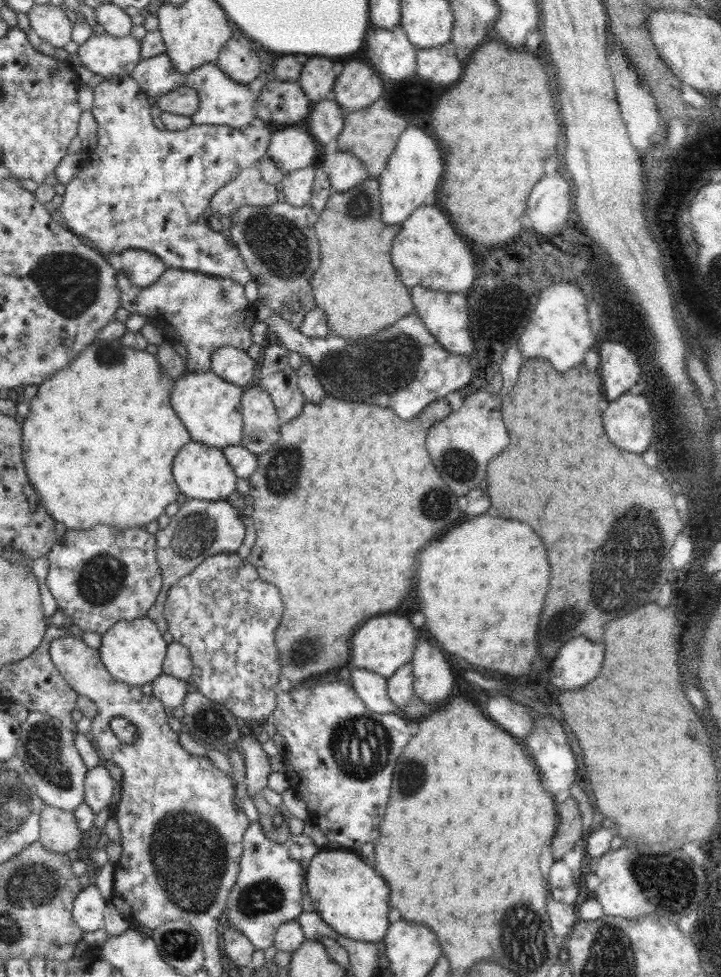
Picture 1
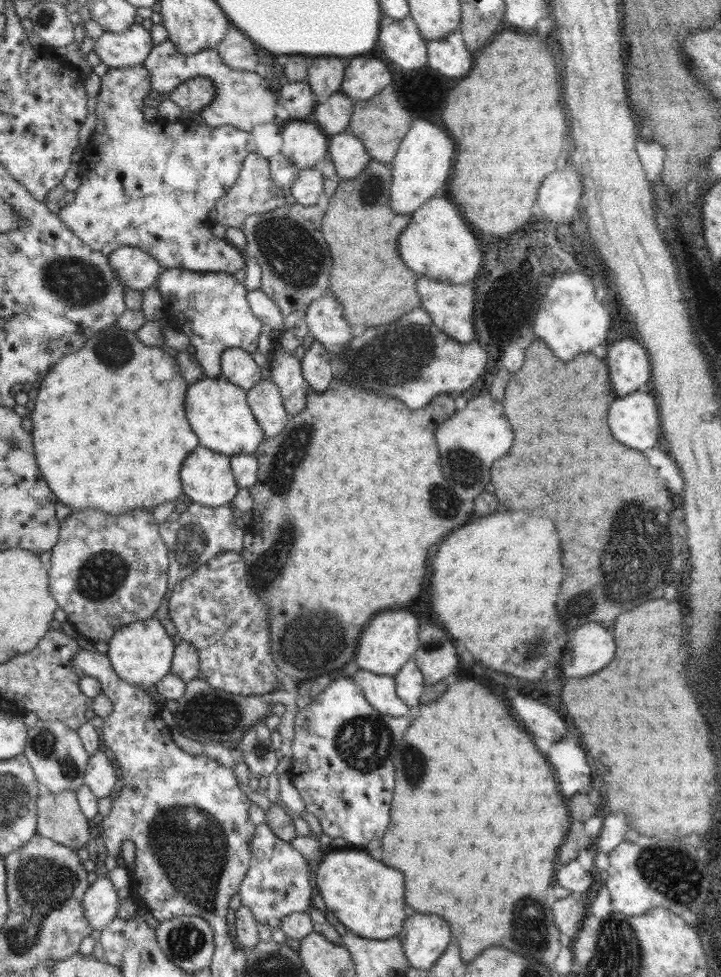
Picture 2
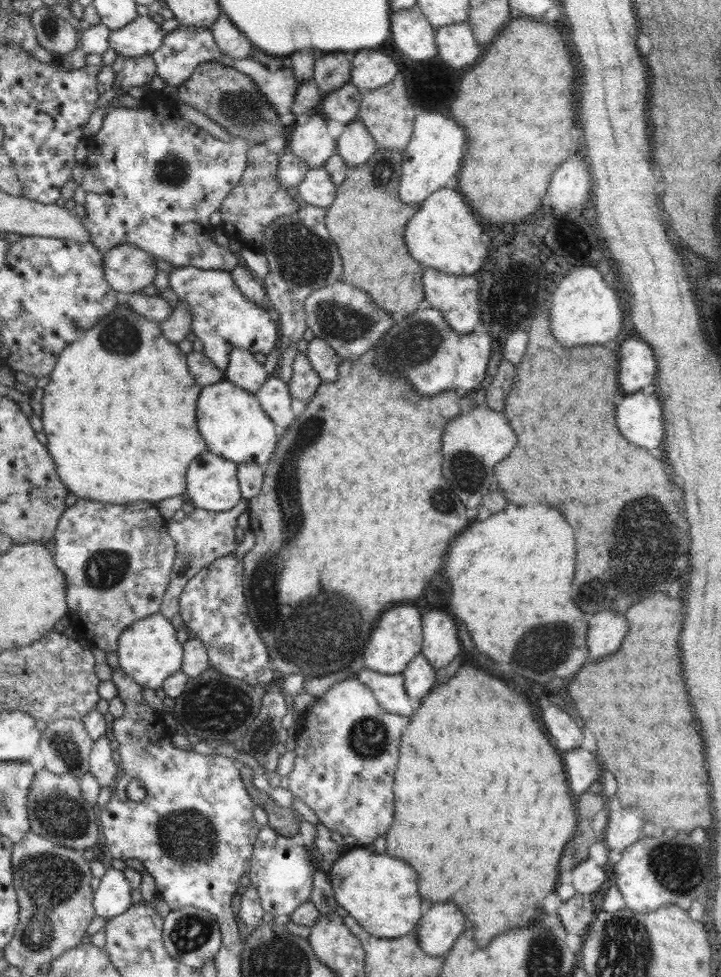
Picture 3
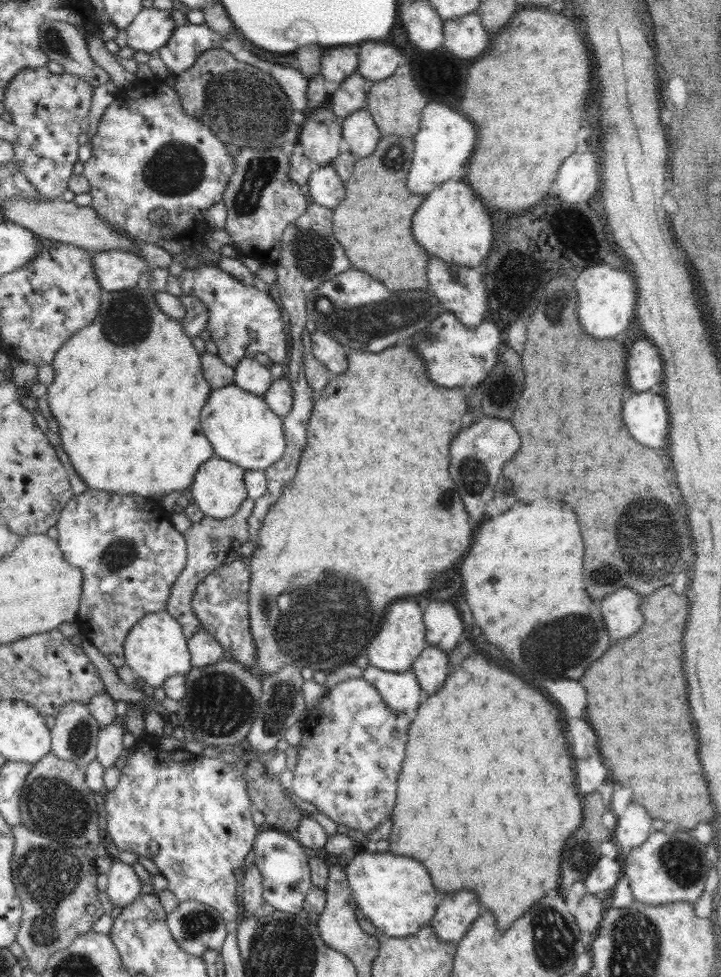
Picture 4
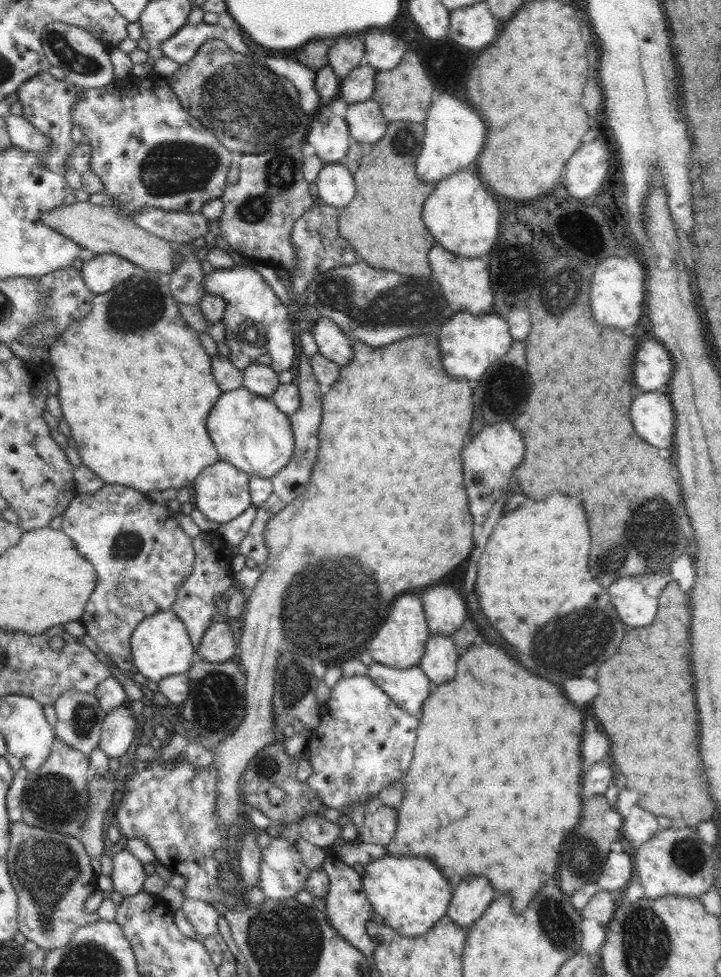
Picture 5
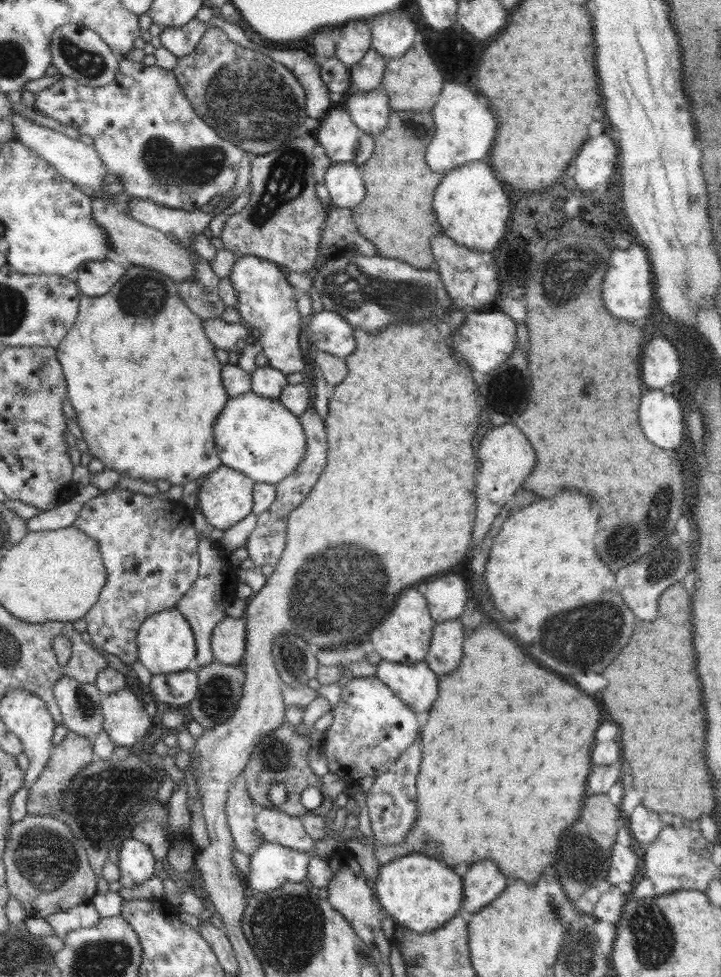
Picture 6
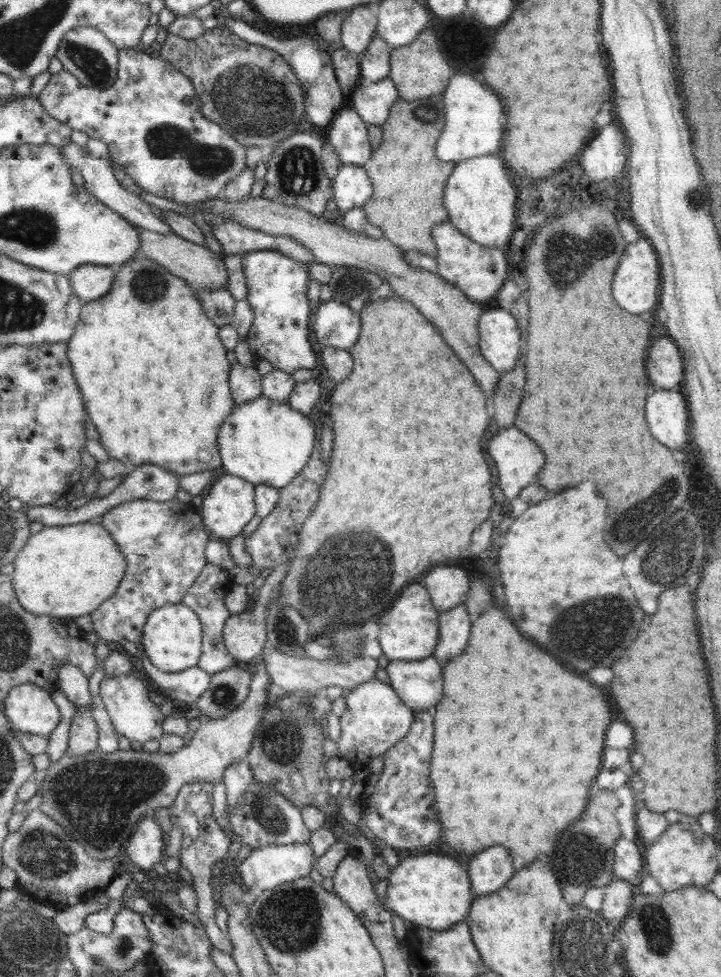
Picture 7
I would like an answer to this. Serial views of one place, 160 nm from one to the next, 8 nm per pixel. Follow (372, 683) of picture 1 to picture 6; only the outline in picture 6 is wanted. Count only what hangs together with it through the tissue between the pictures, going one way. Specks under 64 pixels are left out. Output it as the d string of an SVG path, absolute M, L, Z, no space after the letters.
M382 659L375 671L375 677L387 684L412 712L429 712L438 698L439 676L425 661L403 665Z

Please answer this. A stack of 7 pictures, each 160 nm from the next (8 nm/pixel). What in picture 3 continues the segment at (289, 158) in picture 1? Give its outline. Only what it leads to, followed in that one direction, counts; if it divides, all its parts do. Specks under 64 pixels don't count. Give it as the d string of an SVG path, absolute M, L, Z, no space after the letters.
M312 112L306 124L294 122L289 126L286 149L292 150L310 169L322 167L336 152L336 143L328 133L326 122L323 115Z

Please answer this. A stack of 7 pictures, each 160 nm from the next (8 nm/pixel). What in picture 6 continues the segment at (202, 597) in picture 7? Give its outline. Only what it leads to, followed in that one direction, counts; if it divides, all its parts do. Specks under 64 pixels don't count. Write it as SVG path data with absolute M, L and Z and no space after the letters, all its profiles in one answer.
M200 537L197 547L199 552L198 579L175 608L184 615L194 633L197 648L194 666L204 666L216 661L211 649L213 628L226 617L224 610L228 606L228 594L232 591L235 592L236 584L239 581L237 580L235 566L229 564L222 550L218 550L218 543Z

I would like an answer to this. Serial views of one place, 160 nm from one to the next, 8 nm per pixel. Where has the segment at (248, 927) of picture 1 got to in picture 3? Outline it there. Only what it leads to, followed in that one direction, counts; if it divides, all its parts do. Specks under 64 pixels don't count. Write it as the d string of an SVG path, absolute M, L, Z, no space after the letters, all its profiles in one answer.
M270 825L260 827L250 859L250 869L246 872L251 884L258 890L260 904L265 912L274 916L291 914L303 902L309 900L313 887L315 868L310 863L307 848L293 837L282 836Z

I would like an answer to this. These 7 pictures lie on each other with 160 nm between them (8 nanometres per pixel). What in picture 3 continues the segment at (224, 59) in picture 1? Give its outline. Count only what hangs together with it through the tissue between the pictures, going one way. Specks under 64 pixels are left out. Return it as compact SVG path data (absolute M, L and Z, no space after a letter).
M220 12L220 17L213 22L210 27L215 44L220 51L232 58L248 58L252 52L252 44L248 38L232 24L232 21L226 17L224 12Z

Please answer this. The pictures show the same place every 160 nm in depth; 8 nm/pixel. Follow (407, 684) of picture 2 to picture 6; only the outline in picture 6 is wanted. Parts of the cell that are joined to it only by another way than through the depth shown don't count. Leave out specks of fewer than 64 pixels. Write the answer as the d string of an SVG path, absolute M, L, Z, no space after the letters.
M458 618L437 623L433 628L425 663L438 675L450 674L462 660L462 644L466 637Z

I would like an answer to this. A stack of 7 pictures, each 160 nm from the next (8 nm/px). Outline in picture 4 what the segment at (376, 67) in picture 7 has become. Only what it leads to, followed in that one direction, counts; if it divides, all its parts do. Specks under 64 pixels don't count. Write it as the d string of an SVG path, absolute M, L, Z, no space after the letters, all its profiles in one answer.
M355 71L329 96L329 108L336 116L346 117L365 106L368 88L373 82Z

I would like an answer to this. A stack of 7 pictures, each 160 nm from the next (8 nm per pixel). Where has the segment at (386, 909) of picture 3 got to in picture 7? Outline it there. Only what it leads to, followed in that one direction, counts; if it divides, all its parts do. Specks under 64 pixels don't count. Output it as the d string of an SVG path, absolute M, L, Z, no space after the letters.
M432 853L417 855L414 858L407 857L399 861L398 865L388 872L388 877L386 878L388 882L388 902L395 914L403 918L408 925L441 931L451 928L460 921L466 921L475 896L471 889L472 884L467 873L467 867L464 867L456 859L448 855Z

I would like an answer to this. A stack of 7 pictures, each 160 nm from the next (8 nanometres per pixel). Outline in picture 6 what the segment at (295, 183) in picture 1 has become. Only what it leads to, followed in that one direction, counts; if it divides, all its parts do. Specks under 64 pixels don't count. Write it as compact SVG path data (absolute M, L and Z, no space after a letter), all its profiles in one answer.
M334 162L323 178L331 198L331 206L353 209L366 194L362 169L350 163Z

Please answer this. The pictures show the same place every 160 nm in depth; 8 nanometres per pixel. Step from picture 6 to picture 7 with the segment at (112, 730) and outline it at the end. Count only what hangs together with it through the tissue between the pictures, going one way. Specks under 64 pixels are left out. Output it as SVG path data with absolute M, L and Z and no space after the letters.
M134 673L123 674L113 679L105 678L99 686L102 702L114 724L116 733L126 737L134 746L141 747L145 742L159 740L164 736L162 724L165 716L159 706L150 700L149 690L150 688L146 687L146 680L135 677Z

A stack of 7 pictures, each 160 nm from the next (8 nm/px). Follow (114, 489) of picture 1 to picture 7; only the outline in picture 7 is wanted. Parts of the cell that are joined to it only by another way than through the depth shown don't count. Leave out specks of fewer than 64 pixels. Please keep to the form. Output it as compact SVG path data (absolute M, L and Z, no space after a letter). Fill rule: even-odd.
M137 256L123 262L115 270L111 289L101 299L88 301L80 311L80 320L76 324L74 334L67 342L67 357L70 361L73 375L83 394L84 408L92 424L100 435L100 445L112 459L124 464L132 464L135 467L144 464L160 466L176 475L188 475L206 470L214 470L222 467L217 436L220 425L231 414L235 402L233 401L229 387L230 361L218 334L219 326L216 326L205 314L201 302L195 297L194 289L179 276L174 276L167 268L148 258ZM210 452L212 457L208 462L200 462L198 453Z

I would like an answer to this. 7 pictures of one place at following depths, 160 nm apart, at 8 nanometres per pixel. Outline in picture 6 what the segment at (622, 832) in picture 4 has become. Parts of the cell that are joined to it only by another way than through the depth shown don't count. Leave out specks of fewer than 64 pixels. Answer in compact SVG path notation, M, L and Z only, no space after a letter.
M638 806L632 814L625 816L626 826L634 840L641 845L652 843L658 838L664 823L658 817L659 813Z

